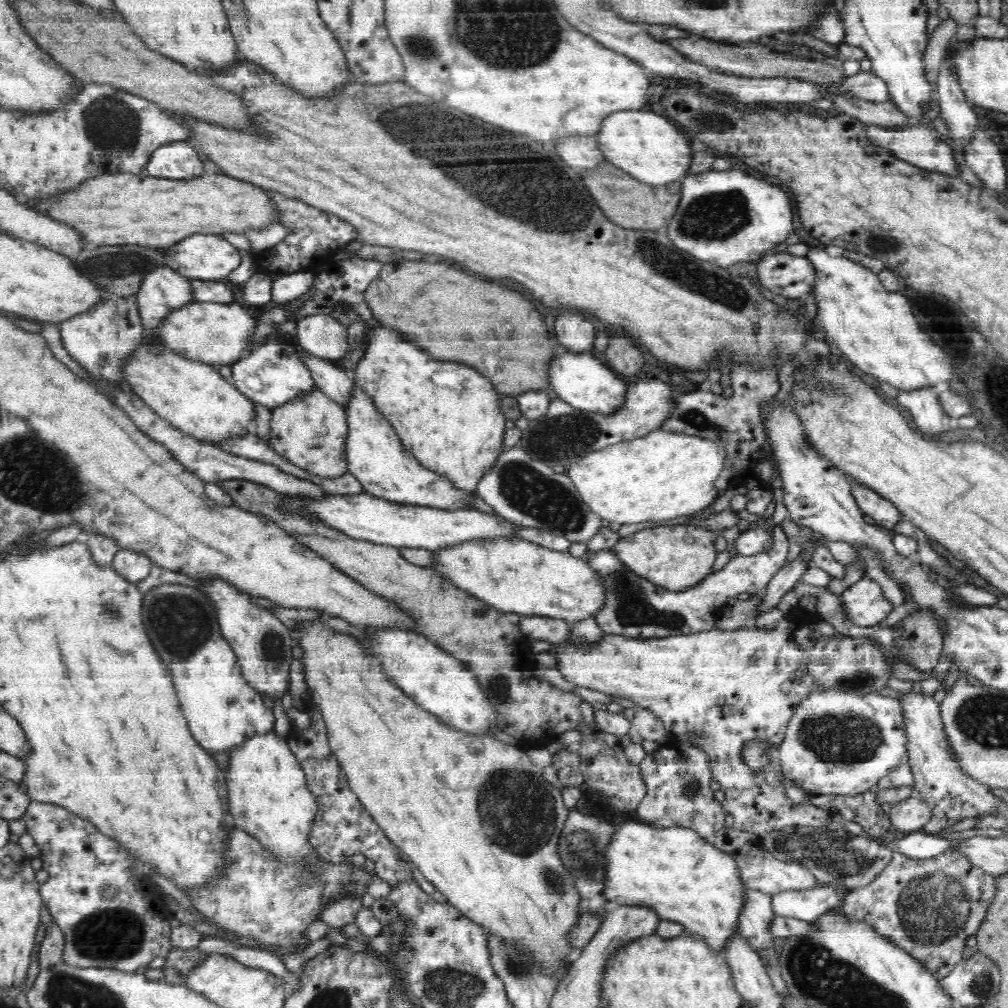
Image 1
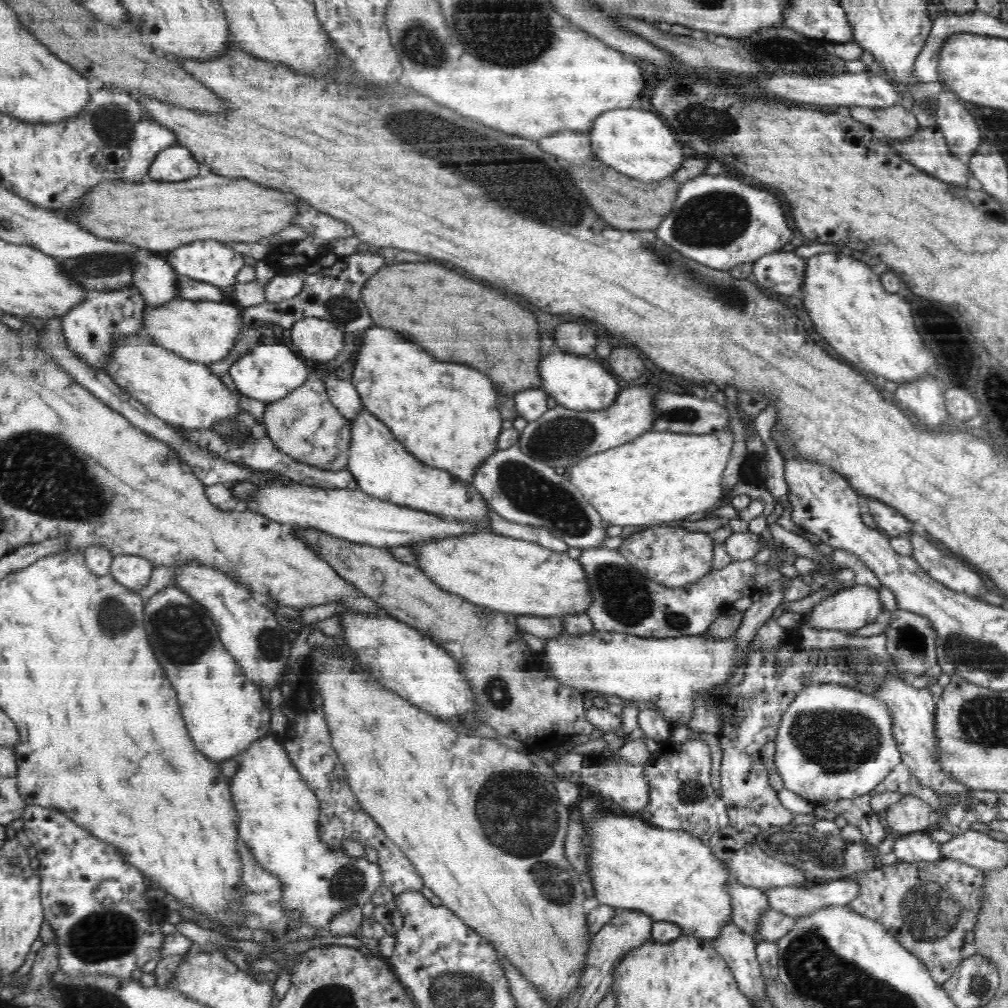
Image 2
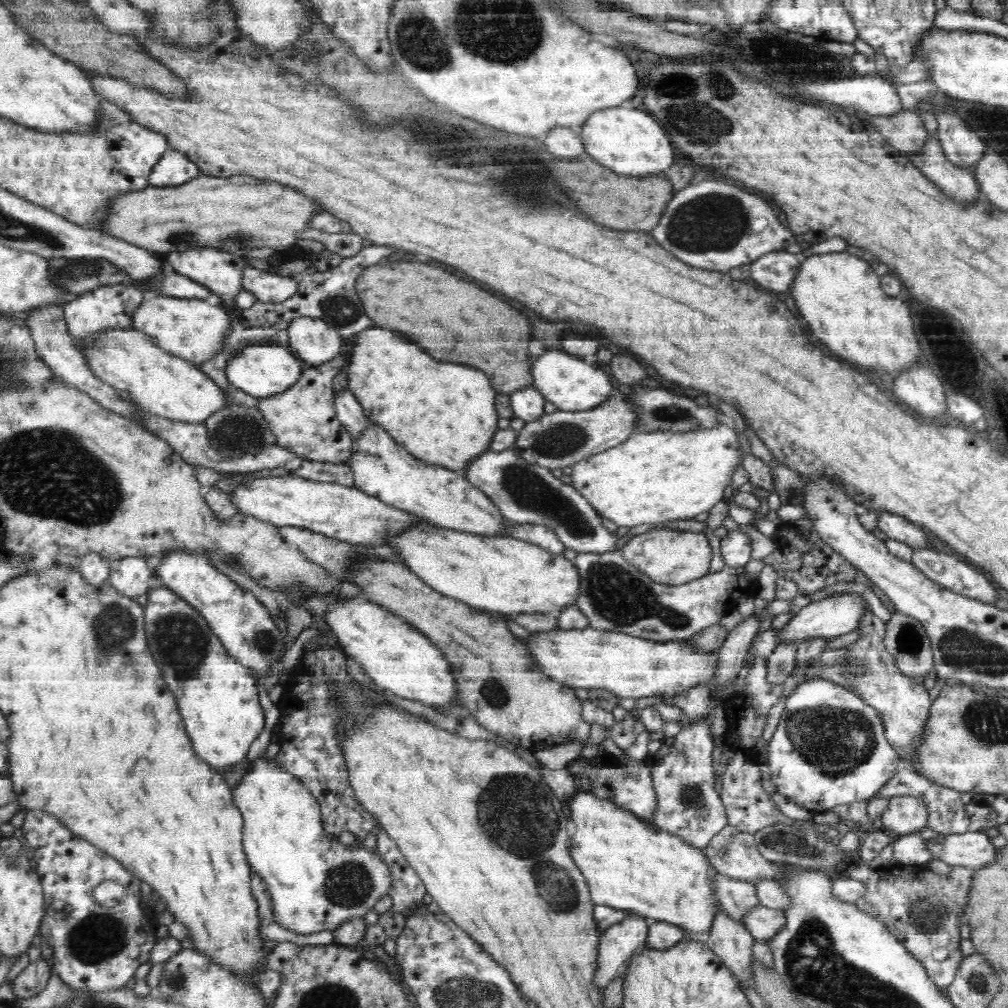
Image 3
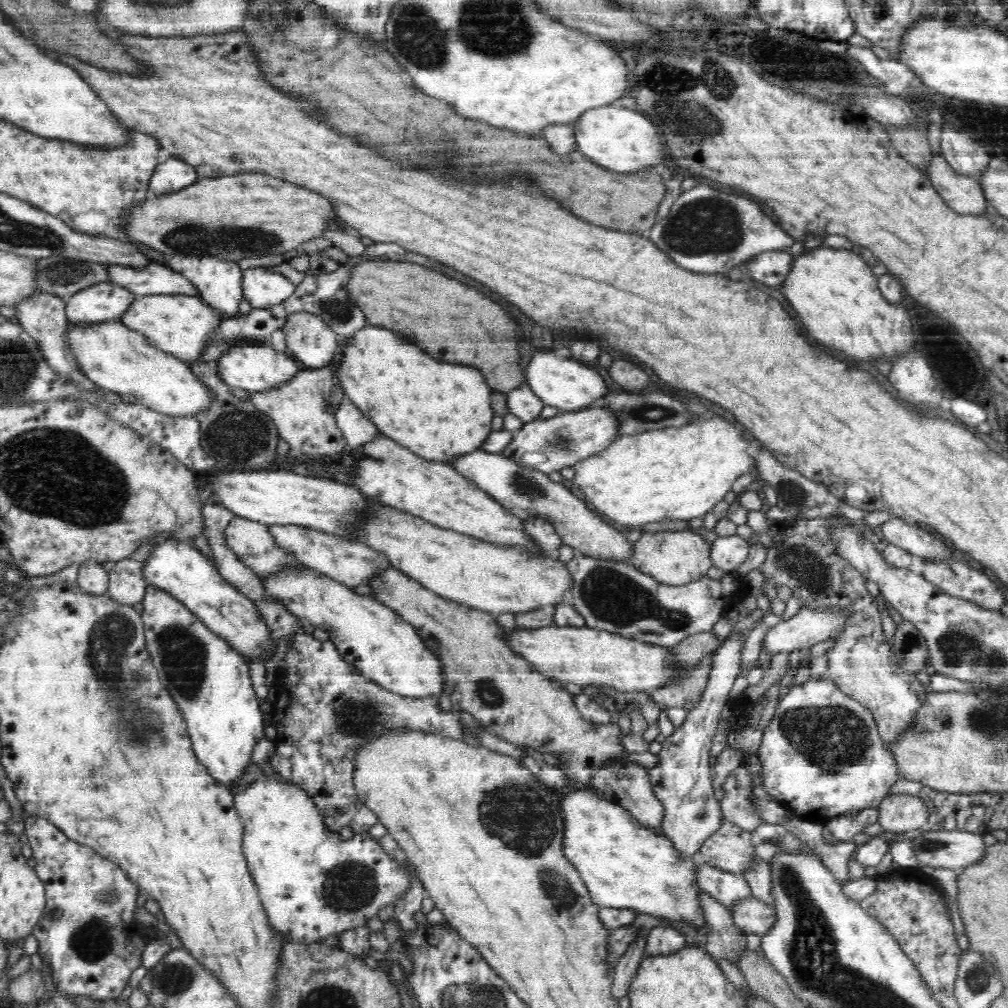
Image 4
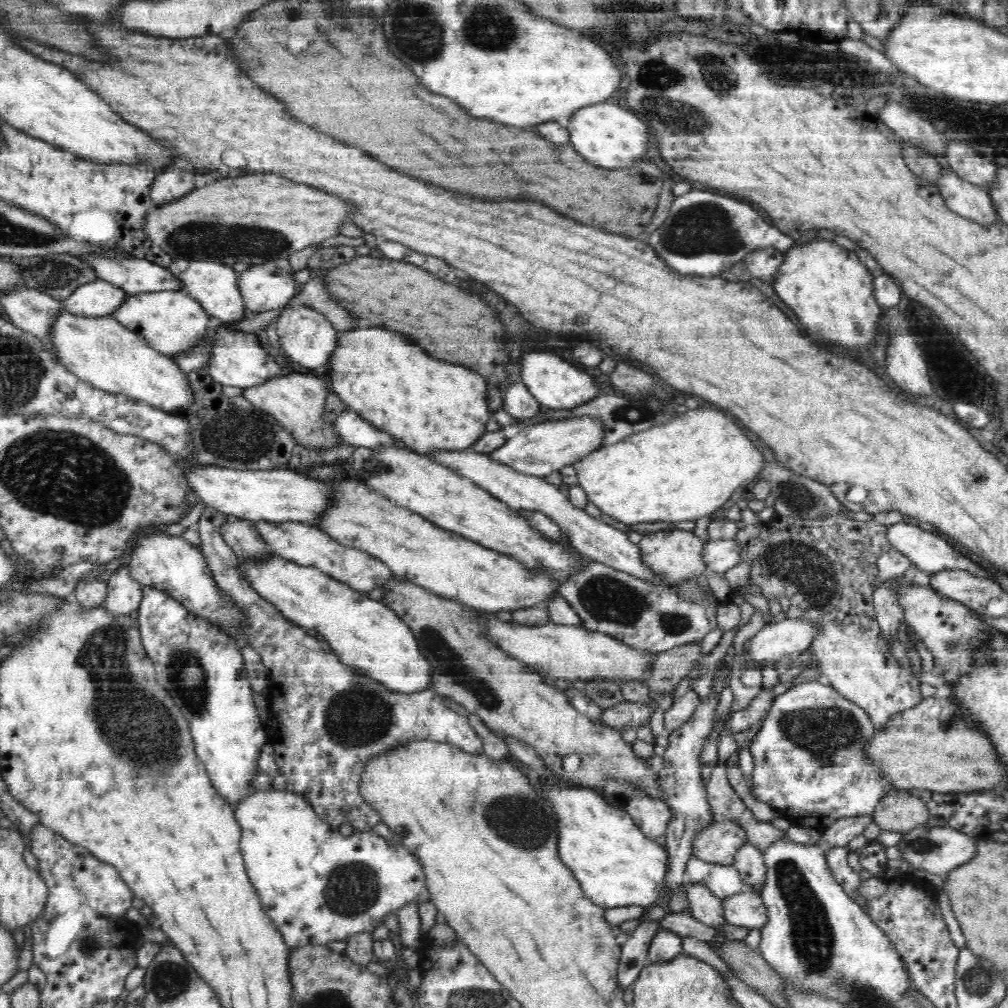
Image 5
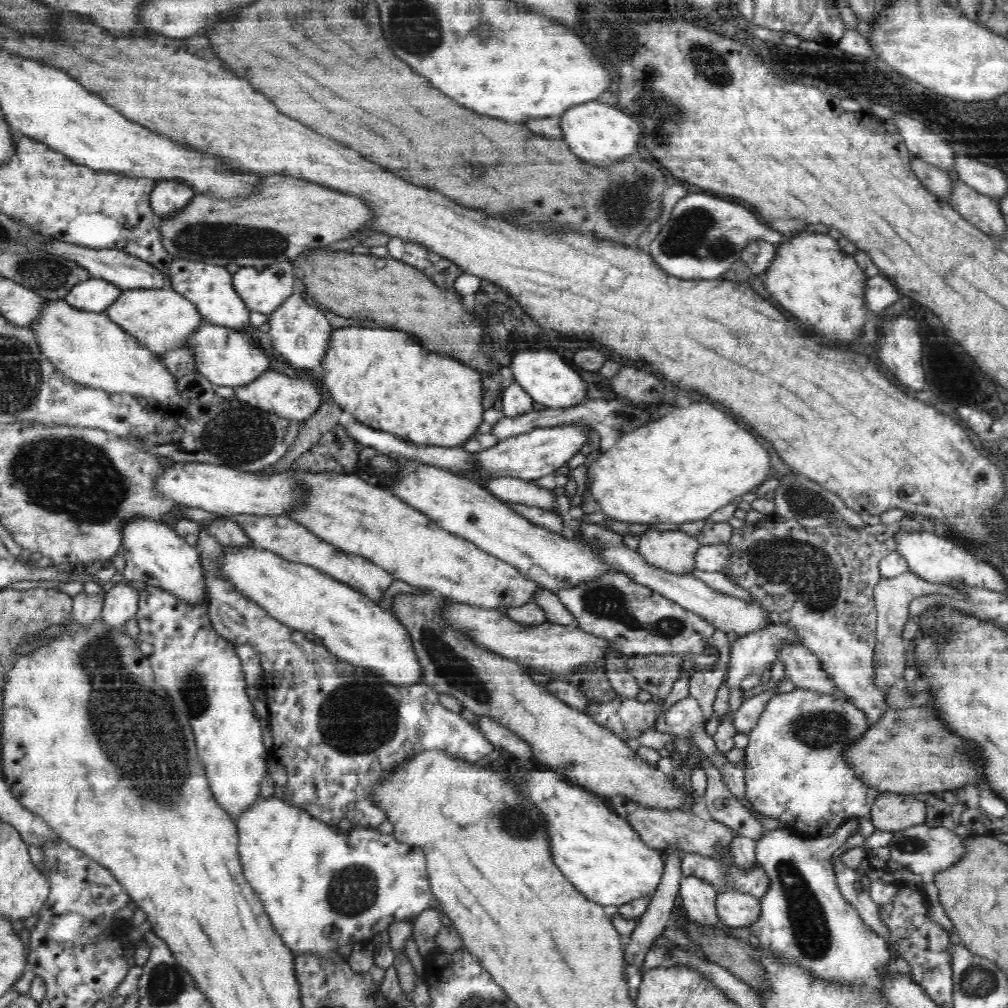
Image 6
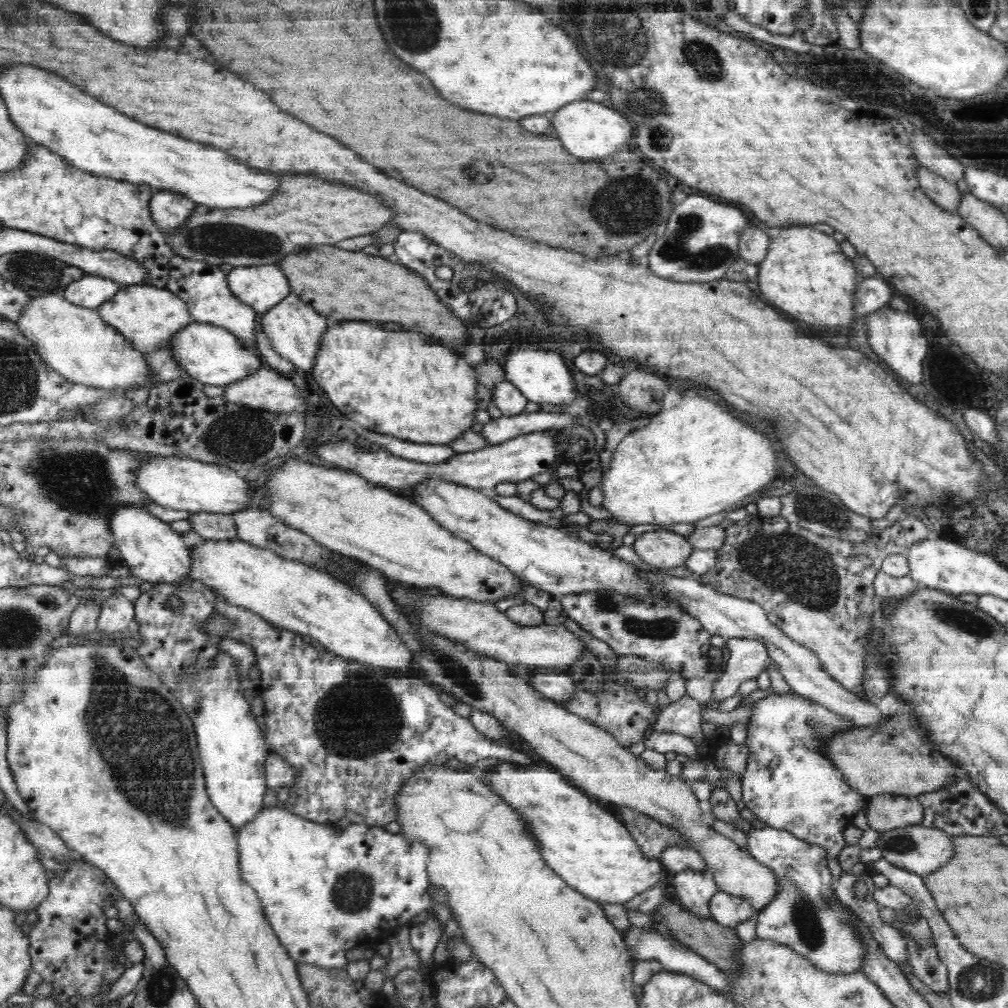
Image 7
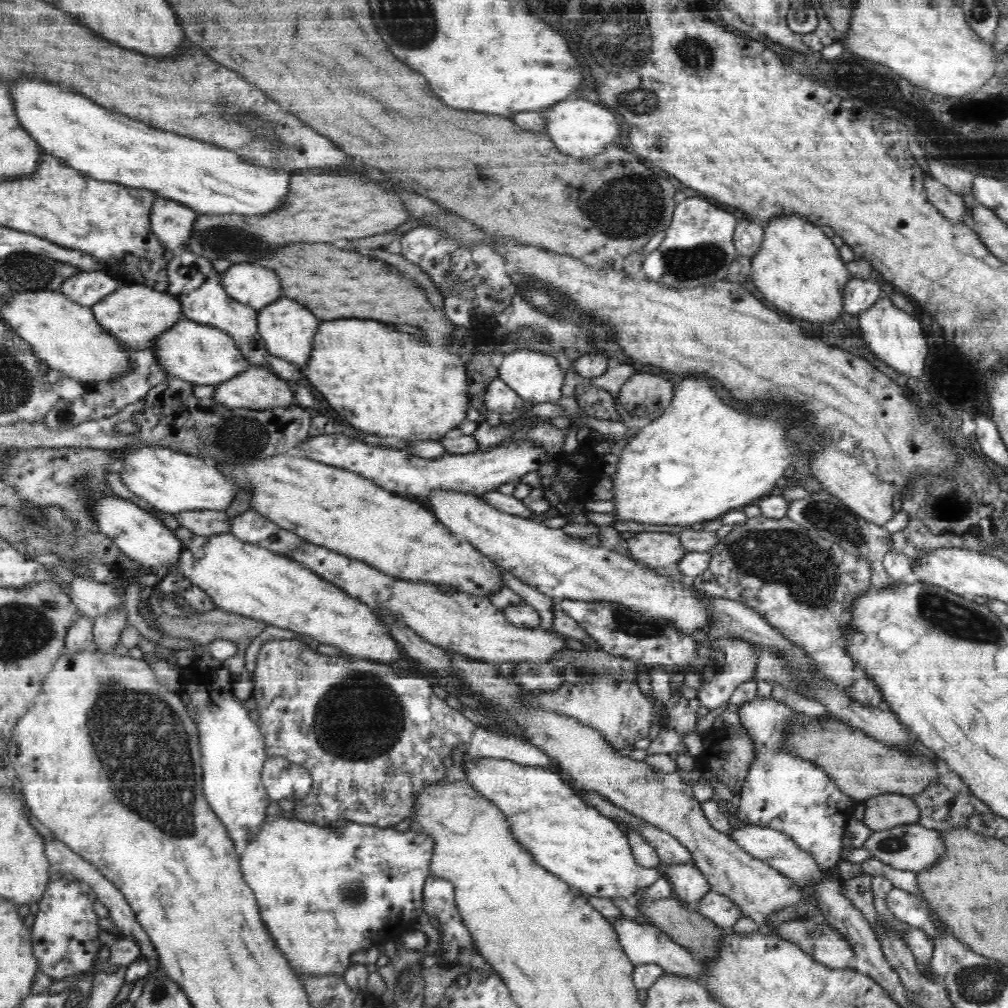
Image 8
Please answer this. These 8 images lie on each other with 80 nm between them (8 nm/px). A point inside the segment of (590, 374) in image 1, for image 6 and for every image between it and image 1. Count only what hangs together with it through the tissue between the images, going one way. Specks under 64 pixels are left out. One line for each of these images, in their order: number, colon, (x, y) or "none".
2: (579, 383)
3: (569, 382)
4: (566, 384)
5: (556, 384)
6: (545, 376)

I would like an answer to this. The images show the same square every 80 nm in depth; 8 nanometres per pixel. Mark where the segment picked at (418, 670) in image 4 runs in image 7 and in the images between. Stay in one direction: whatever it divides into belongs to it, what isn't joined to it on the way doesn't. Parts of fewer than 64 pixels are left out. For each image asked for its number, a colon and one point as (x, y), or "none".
5: (363, 633)
6: (351, 626)
7: (299, 598)

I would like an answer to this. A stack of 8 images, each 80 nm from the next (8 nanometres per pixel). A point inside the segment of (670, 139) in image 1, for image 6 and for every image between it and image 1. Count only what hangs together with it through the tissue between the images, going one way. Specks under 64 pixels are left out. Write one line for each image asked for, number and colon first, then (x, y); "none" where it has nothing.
2: (637, 143)
3: (631, 142)
4: (618, 138)
5: (606, 135)
6: (593, 131)

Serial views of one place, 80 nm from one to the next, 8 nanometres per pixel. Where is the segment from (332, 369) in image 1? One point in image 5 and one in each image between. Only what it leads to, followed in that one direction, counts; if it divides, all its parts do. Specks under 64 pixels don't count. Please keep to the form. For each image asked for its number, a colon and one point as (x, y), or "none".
2: (343, 395)
3: (349, 411)
4: (357, 430)
5: (351, 428)

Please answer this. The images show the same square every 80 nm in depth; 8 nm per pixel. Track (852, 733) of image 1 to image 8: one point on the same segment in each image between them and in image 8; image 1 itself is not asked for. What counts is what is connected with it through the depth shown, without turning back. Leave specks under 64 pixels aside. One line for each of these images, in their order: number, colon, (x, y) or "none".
2: (835, 742)
3: (829, 748)
4: (822, 756)
5: (810, 764)
6: (795, 772)
7: (789, 784)
8: (782, 791)

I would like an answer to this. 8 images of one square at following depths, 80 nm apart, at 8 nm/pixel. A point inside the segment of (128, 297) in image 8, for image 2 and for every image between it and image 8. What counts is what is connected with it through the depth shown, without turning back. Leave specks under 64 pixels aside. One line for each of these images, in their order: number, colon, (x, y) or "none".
2: (201, 331)
3: (193, 329)
4: (178, 324)
5: (172, 322)
6: (162, 320)
7: (150, 317)

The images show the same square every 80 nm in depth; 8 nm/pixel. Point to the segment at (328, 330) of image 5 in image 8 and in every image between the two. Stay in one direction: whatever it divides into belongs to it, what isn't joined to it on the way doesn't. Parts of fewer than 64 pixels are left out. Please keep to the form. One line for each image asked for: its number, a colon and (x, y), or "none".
6: (300, 332)
7: (295, 330)
8: (288, 328)

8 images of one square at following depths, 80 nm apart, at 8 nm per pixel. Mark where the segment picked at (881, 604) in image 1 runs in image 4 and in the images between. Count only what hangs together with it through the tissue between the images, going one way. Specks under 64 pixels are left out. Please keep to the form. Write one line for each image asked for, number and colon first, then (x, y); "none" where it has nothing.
2: (851, 609)
3: (833, 616)
4: (809, 626)

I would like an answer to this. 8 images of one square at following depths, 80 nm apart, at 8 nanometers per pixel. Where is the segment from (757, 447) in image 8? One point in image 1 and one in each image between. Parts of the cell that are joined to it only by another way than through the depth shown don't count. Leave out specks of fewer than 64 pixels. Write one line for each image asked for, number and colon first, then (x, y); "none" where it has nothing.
1: (663, 477)
2: (659, 478)
3: (652, 478)
4: (679, 473)
5: (688, 468)
6: (680, 468)
7: (692, 461)

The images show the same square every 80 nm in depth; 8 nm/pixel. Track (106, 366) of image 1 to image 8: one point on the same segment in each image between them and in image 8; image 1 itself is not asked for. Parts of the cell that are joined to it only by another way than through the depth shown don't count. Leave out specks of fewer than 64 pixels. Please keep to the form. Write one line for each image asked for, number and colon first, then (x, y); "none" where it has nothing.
2: (92, 331)
3: (102, 309)
4: (106, 302)
5: (96, 299)
6: (95, 295)
7: (91, 291)
8: (87, 288)

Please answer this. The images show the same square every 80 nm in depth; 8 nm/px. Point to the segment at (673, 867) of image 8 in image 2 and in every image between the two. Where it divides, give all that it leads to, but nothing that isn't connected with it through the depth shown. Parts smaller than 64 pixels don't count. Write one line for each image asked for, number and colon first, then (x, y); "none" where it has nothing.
2: (737, 948)
3: (729, 939)
4: (724, 940)
5: (705, 907)
6: (697, 897)
7: (693, 890)

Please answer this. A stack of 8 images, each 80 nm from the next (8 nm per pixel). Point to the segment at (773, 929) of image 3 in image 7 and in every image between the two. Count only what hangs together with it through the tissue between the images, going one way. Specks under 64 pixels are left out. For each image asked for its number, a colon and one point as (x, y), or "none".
4: (752, 916)
5: (746, 908)
6: (735, 909)
7: (729, 910)

